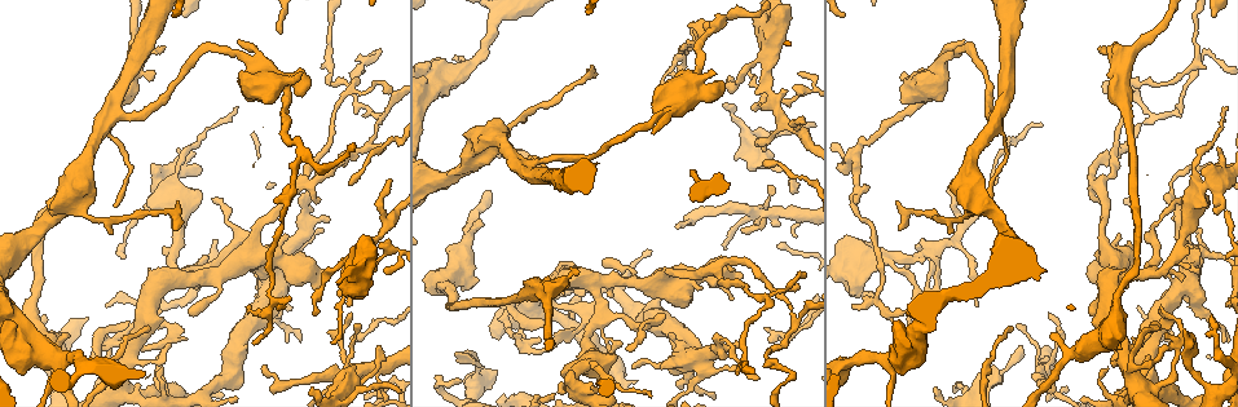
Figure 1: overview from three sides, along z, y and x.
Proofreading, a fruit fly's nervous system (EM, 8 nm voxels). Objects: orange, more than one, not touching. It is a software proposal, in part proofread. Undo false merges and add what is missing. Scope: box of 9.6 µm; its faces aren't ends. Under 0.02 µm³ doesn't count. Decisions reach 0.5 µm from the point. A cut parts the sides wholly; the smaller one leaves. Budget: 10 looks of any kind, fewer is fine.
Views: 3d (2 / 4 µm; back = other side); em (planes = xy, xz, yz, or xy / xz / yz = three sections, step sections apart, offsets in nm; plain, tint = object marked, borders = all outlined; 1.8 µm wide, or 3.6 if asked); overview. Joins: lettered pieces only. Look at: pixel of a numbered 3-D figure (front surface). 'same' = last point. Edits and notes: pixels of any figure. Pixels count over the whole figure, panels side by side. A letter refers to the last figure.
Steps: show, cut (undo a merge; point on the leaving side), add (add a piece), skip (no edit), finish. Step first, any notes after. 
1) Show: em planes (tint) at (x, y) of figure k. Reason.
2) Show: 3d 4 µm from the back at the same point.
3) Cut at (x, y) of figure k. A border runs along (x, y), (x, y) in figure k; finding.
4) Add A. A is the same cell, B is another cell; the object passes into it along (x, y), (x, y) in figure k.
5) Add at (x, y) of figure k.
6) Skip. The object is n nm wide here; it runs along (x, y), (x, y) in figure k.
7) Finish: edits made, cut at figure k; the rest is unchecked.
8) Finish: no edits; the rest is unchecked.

Show: 3d 4 µm from the back at (873, 292) of figure 1. An open end.

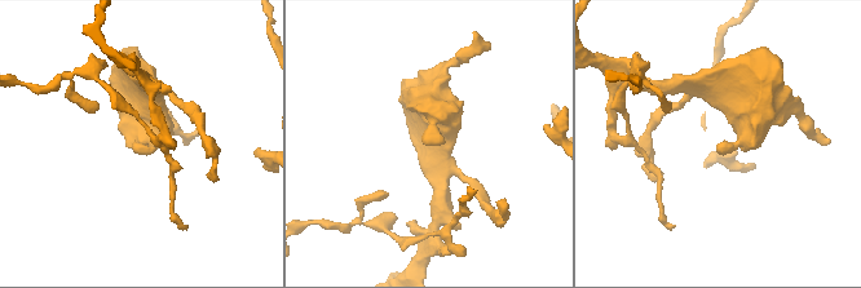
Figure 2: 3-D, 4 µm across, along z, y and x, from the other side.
Show: em xy step 8 (tint) at (440, 144) of figure 2.

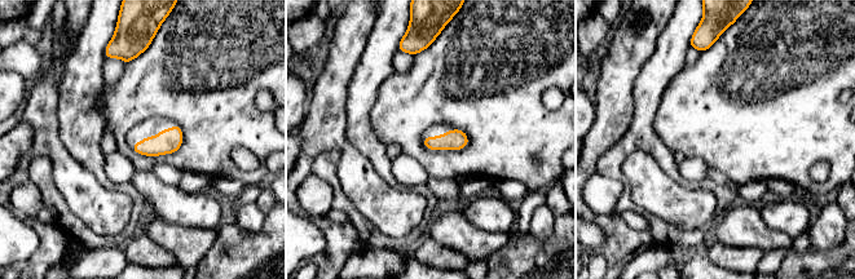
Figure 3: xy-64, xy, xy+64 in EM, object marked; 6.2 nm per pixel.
Show: em planes (borders) at the same point.

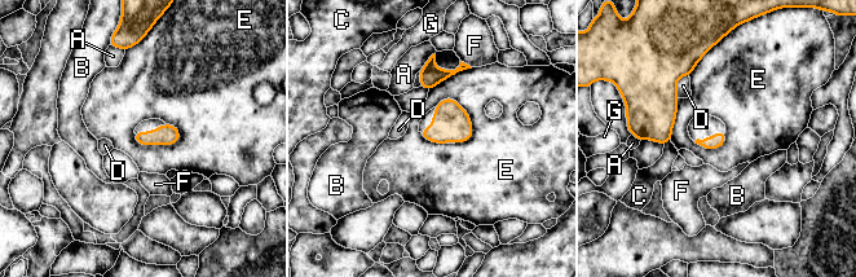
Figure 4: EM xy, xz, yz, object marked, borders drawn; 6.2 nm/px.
Skip. A, B, C, D, E, F and G are other cells; no lettered piece goes on from it.

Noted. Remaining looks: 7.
Show: em planes (borders) at (677, 226) of figure 1. Branch stops here.

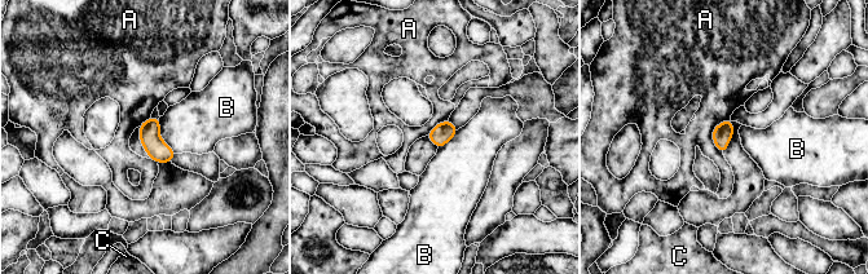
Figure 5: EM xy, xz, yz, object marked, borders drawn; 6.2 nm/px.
Skip. The object is 120 nm wide here; A, B and C are other cells; a border runs along (730, 118), (713, 131), (722, 154) in figure 5; no lettered piece goes on from it.

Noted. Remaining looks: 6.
Show: em planes (plain) at (1135, 382) of figure 1. Looks like a crossing.

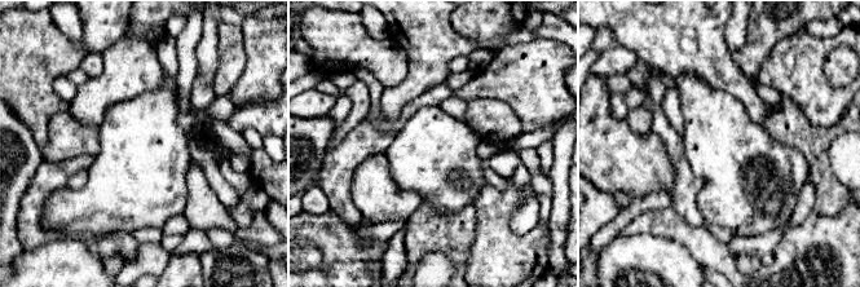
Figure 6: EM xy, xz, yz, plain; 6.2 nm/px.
Show: em planes (borders) at the same point.

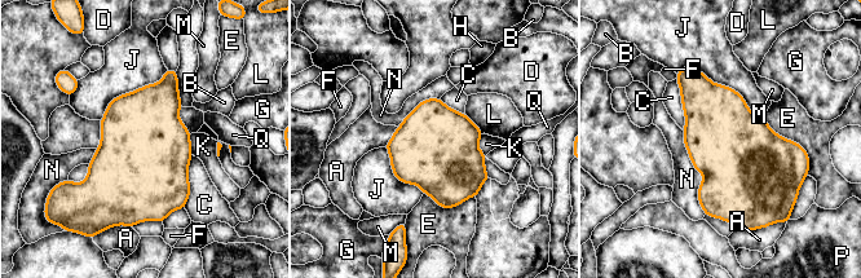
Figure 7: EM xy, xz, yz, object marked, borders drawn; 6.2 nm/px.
Skip. A, B, C, D, E, F, G, H, J, K, L, M, N, P and Q are other cells; a border runs along (191, 154), (184, 207) in figure 7; all the same cell.

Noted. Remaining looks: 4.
Show: em 3.6 µm xy step 8 (borders) at (1186, 332) of figure 1. An open end.

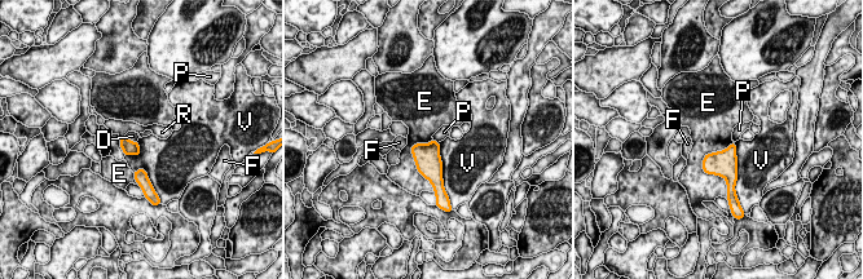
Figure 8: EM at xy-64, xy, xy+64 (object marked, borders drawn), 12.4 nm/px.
Skip. D, E, F, P, R and V are other cells; a border runs along (734, 142), (703, 160), (726, 187) in figure 8; none of them fits.

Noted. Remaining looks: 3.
Finish: no edits; the rest is unchecked.

